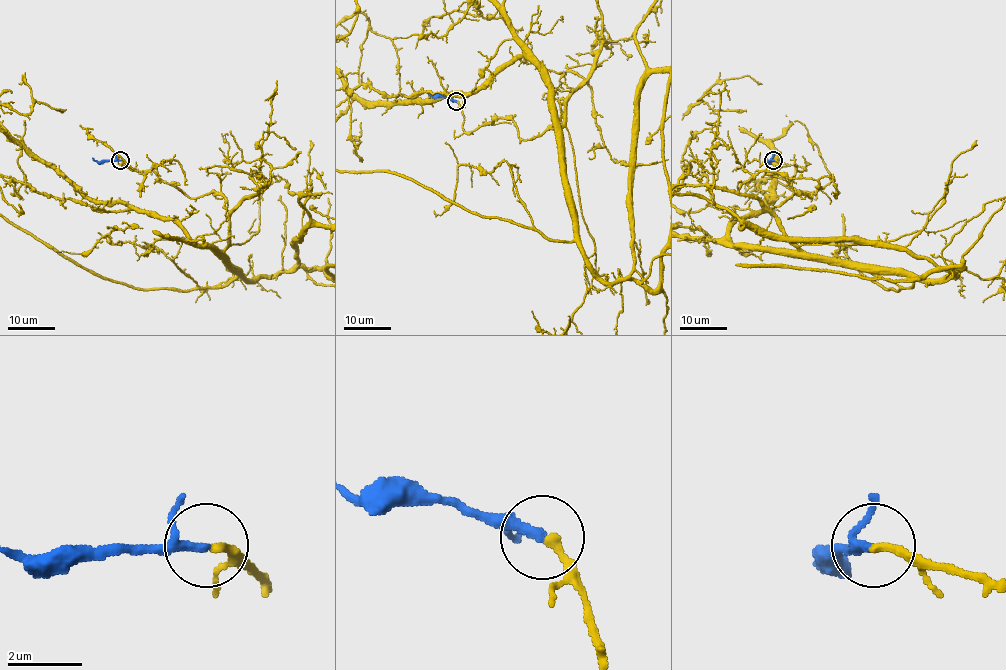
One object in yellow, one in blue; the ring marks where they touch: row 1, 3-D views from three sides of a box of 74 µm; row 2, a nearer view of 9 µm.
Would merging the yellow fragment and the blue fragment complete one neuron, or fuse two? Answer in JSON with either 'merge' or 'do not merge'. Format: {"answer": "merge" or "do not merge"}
{"answer": "merge"}

